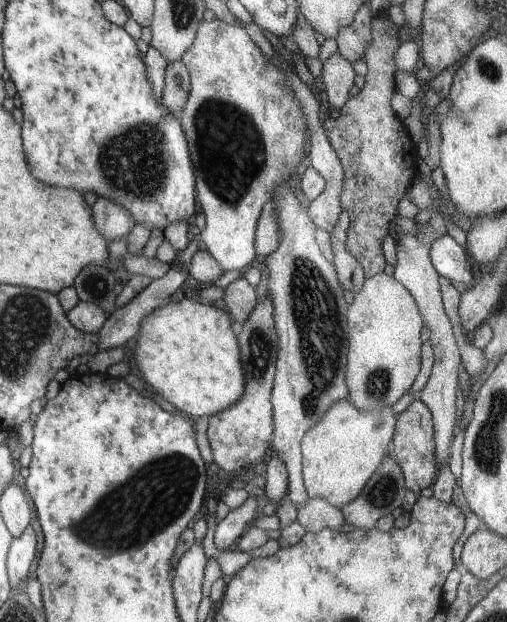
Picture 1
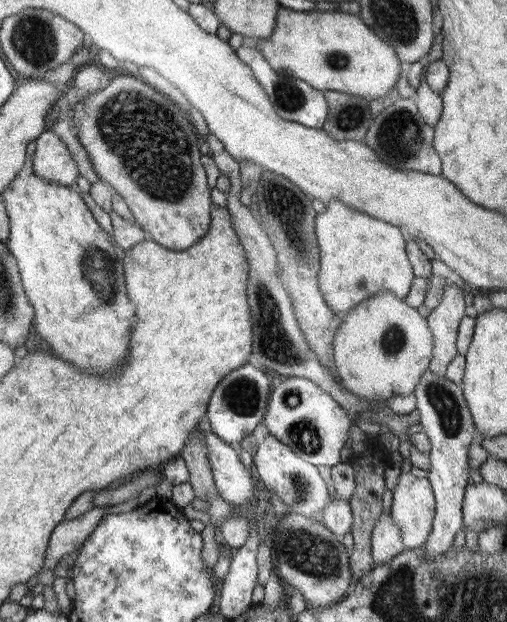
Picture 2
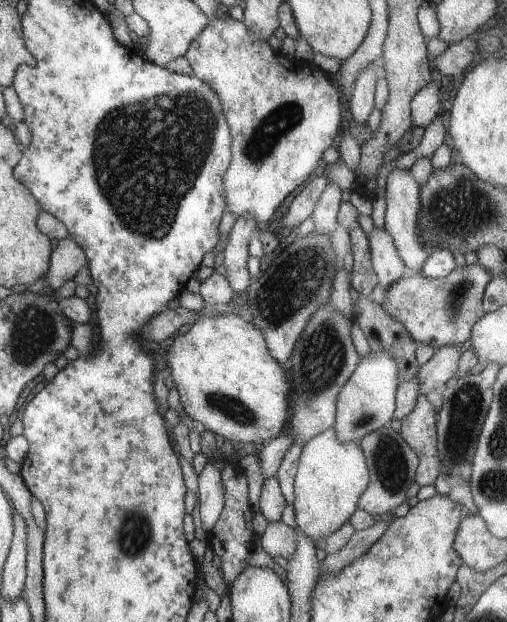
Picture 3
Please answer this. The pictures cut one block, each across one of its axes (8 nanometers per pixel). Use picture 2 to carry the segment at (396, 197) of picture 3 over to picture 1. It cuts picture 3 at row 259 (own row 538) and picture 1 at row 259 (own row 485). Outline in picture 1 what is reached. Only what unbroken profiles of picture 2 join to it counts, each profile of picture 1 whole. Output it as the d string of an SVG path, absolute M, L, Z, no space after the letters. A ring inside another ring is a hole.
M431 212L431 219L425 225L415 224L419 231L417 236L409 234L397 236L395 235L396 246L396 264L393 270L392 278L397 280L411 294L418 312L430 332L428 342L431 344L434 355L434 362L428 380L419 392L419 401L429 410L432 417L432 440L434 443L434 460L437 468L441 467L448 459L455 436L455 389L457 382L457 367L460 363L460 355L456 346L456 335L452 332L450 321L445 315L441 296L439 293L439 284L436 271L430 264L428 256L430 243L445 234L445 226L443 218L439 212Z

